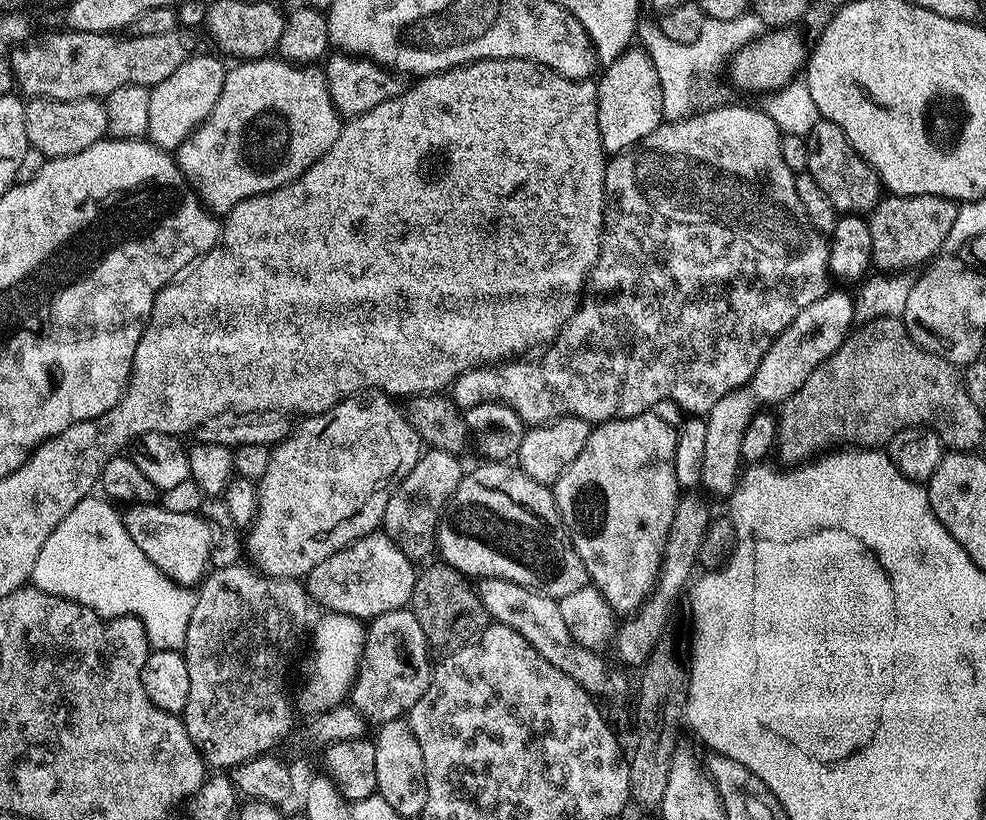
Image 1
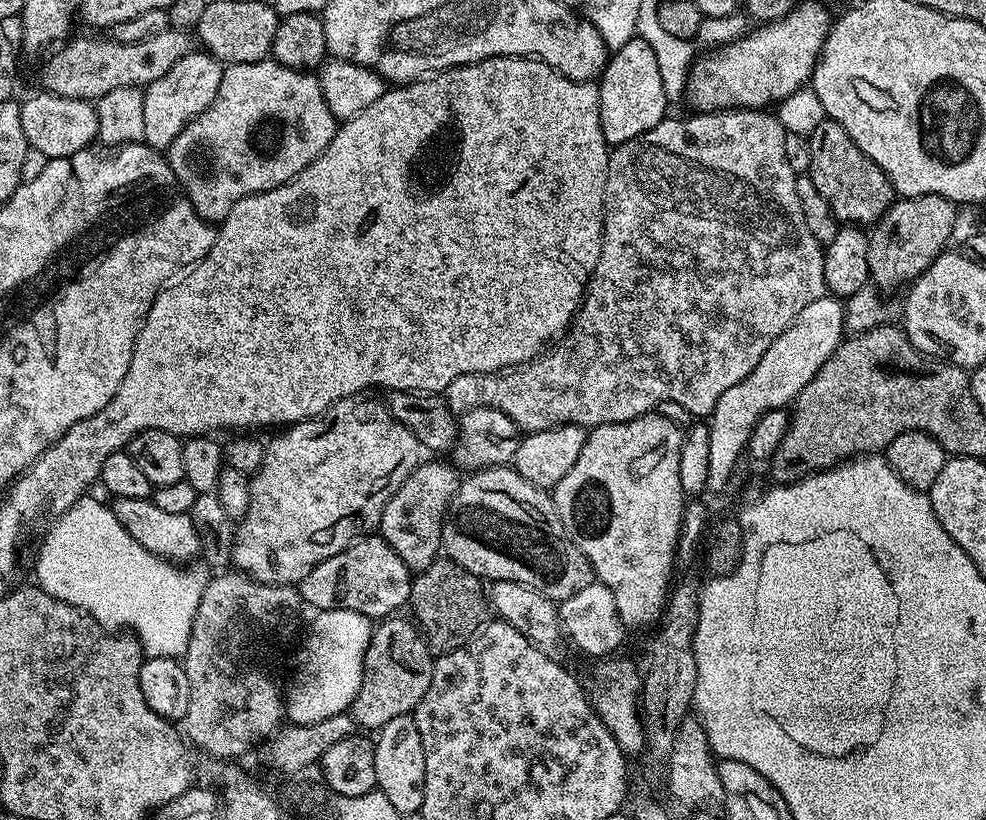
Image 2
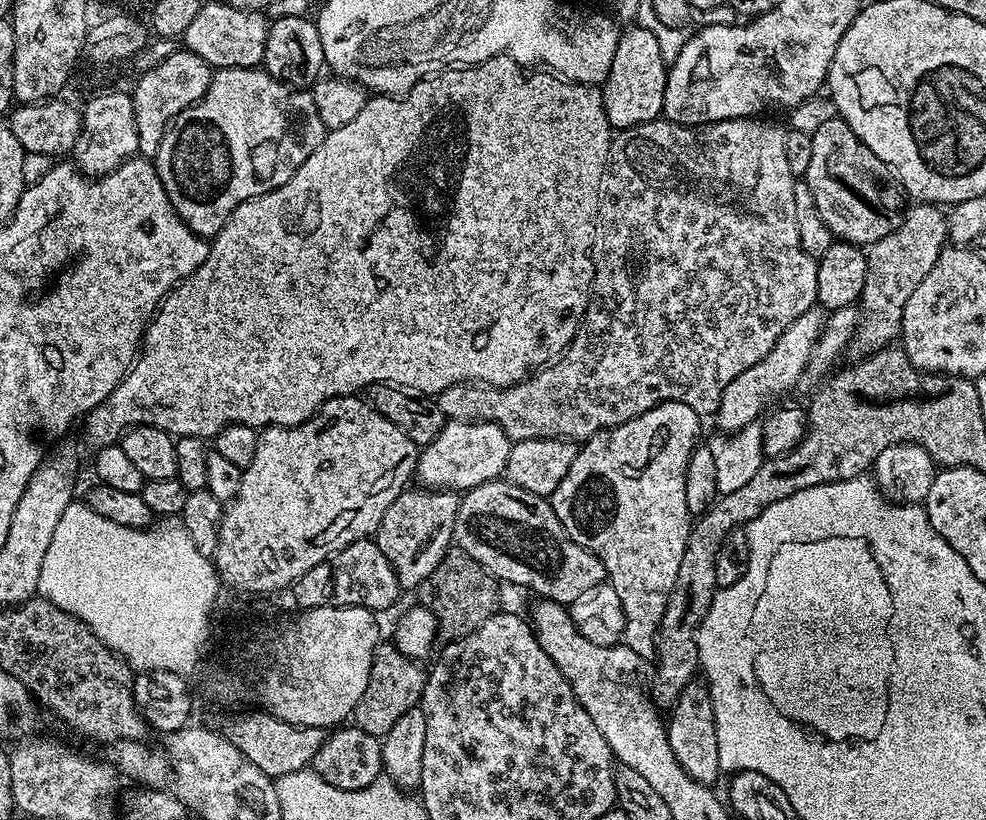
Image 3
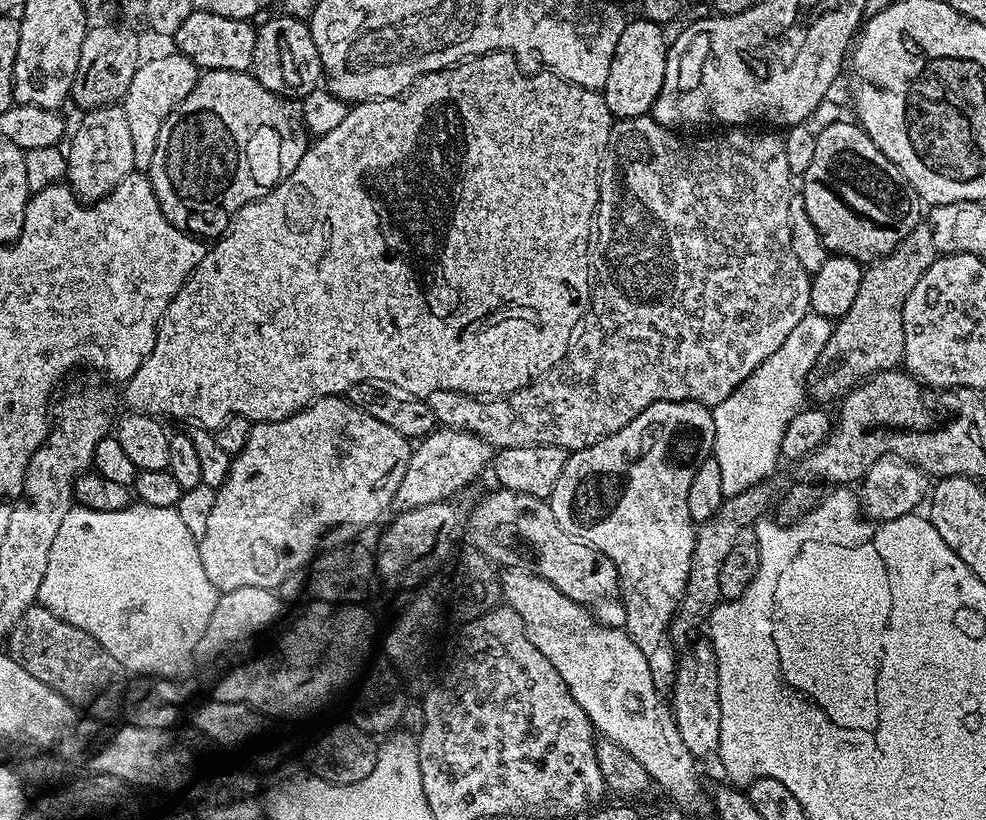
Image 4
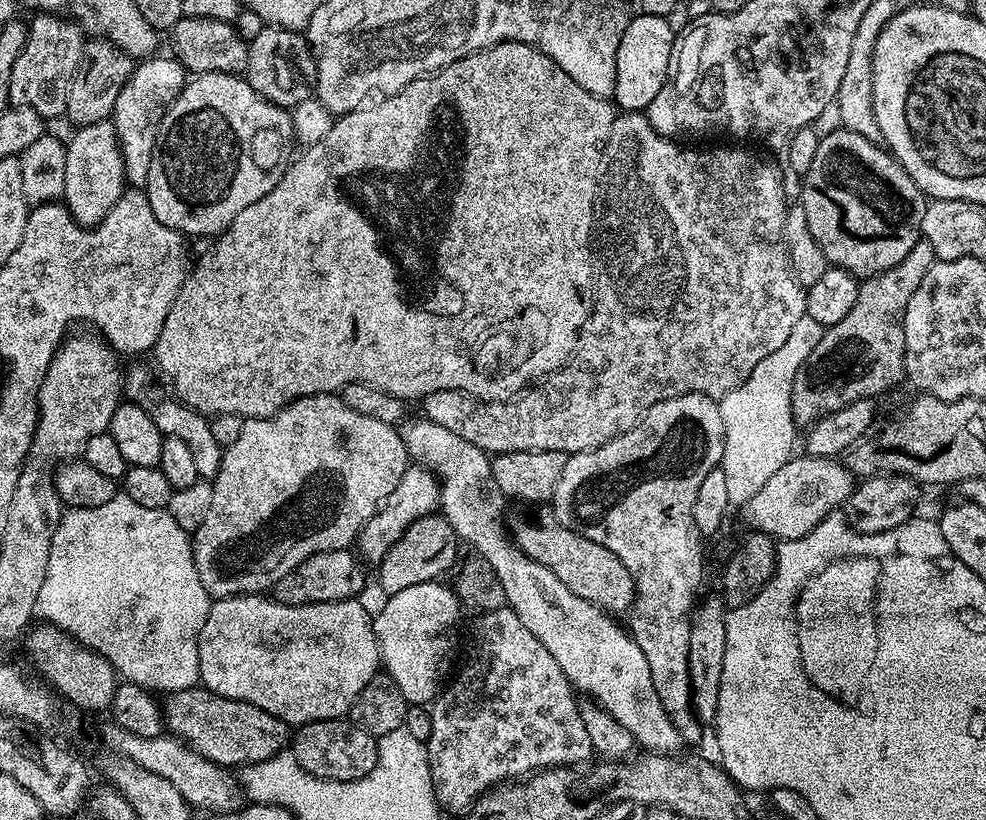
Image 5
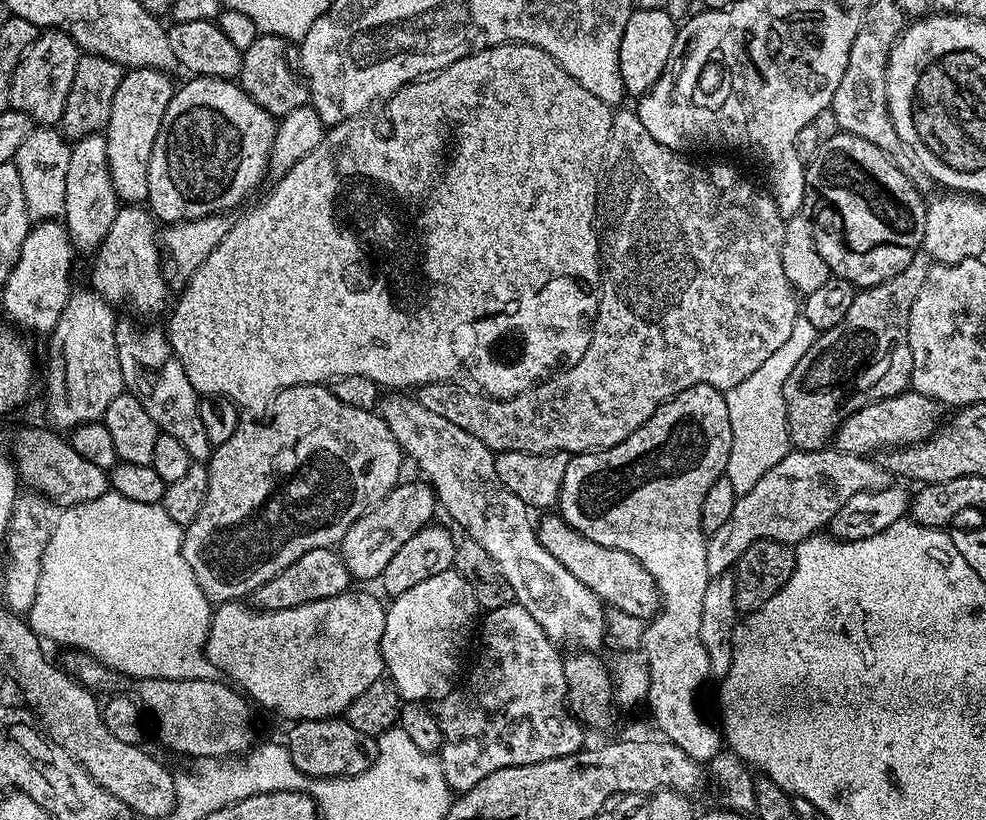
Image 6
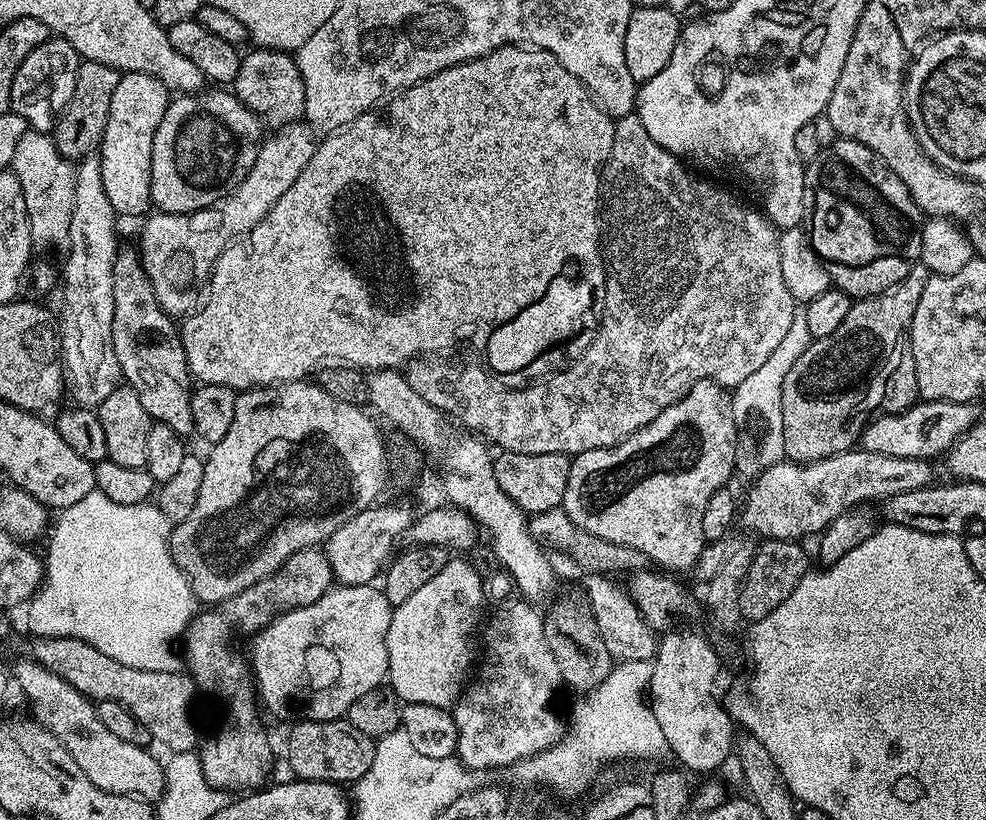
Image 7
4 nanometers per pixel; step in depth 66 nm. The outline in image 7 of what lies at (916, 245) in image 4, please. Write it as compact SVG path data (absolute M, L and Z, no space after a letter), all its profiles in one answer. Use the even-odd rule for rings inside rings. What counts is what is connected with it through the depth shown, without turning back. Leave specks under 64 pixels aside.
M923 264L912 265L910 274L902 281L877 296L865 296L853 303L850 314L838 325L830 338L813 340L808 349L790 366L786 382L782 382L782 452L789 461L809 464L822 458L830 458L839 452L847 452L859 441L866 421L873 414L903 412L917 403L916 367L912 357L912 342L908 331L912 329L914 310L918 310L918 298L926 290L929 271Z

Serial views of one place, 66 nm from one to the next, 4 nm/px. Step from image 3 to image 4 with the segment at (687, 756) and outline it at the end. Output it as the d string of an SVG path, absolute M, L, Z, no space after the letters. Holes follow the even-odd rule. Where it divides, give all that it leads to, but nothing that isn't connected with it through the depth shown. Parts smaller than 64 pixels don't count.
M704 638L697 639L684 655L679 657L676 681L670 689L670 707L678 734L682 734L682 742L686 742L686 750L694 757L703 758L711 752L713 755L720 746L722 706L718 702L718 662L711 644Z

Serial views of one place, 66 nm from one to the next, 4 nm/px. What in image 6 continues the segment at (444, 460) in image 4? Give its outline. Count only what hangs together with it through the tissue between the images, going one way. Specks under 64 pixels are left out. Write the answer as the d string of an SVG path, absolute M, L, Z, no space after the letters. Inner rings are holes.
M412 480L409 484L397 484L385 500L378 502L366 514L362 514L362 518L358 518L358 522L354 522L350 530L346 530L339 542L338 551L346 562L346 570L351 574L353 581L379 581L386 566L390 566L390 558L394 558L394 554L402 550L403 544L410 542L410 538L418 534L418 530L433 523L432 515L438 512L436 494L432 491L431 484L417 480Z

